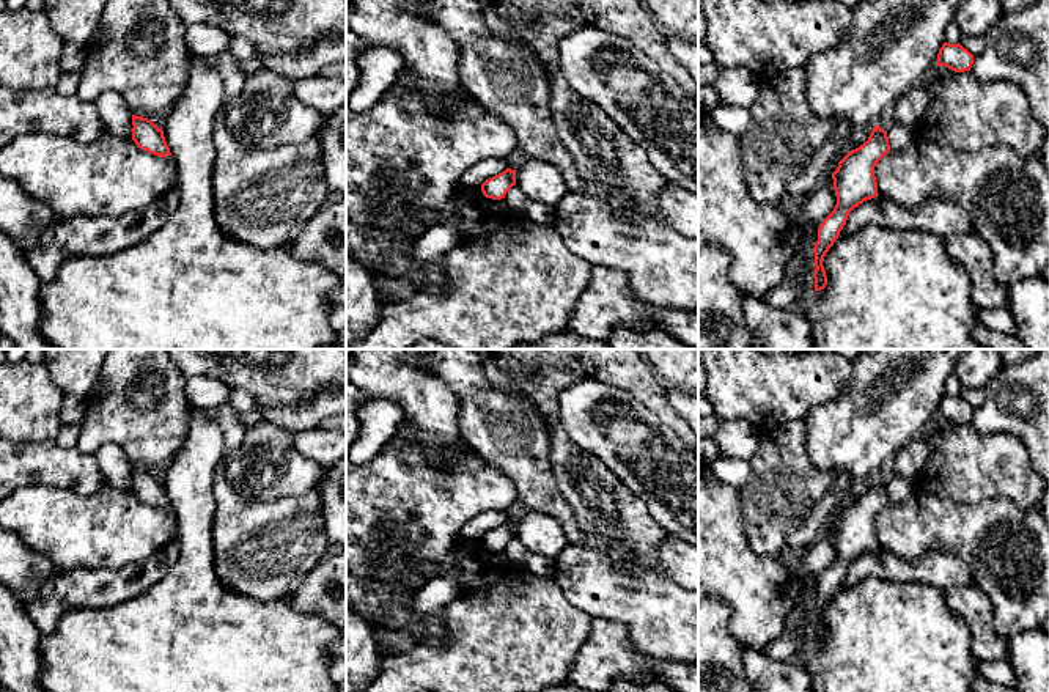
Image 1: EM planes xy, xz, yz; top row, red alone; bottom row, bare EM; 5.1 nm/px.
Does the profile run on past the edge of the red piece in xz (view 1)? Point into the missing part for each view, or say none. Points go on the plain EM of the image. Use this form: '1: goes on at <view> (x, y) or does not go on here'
1: does not go on here

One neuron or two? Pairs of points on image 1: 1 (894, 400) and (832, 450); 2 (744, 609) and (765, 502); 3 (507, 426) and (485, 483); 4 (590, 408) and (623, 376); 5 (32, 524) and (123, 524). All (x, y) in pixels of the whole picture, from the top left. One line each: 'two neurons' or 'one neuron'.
1: one neuron
2: two neurons
3: two neurons
4: two neurons
5: one neuron

